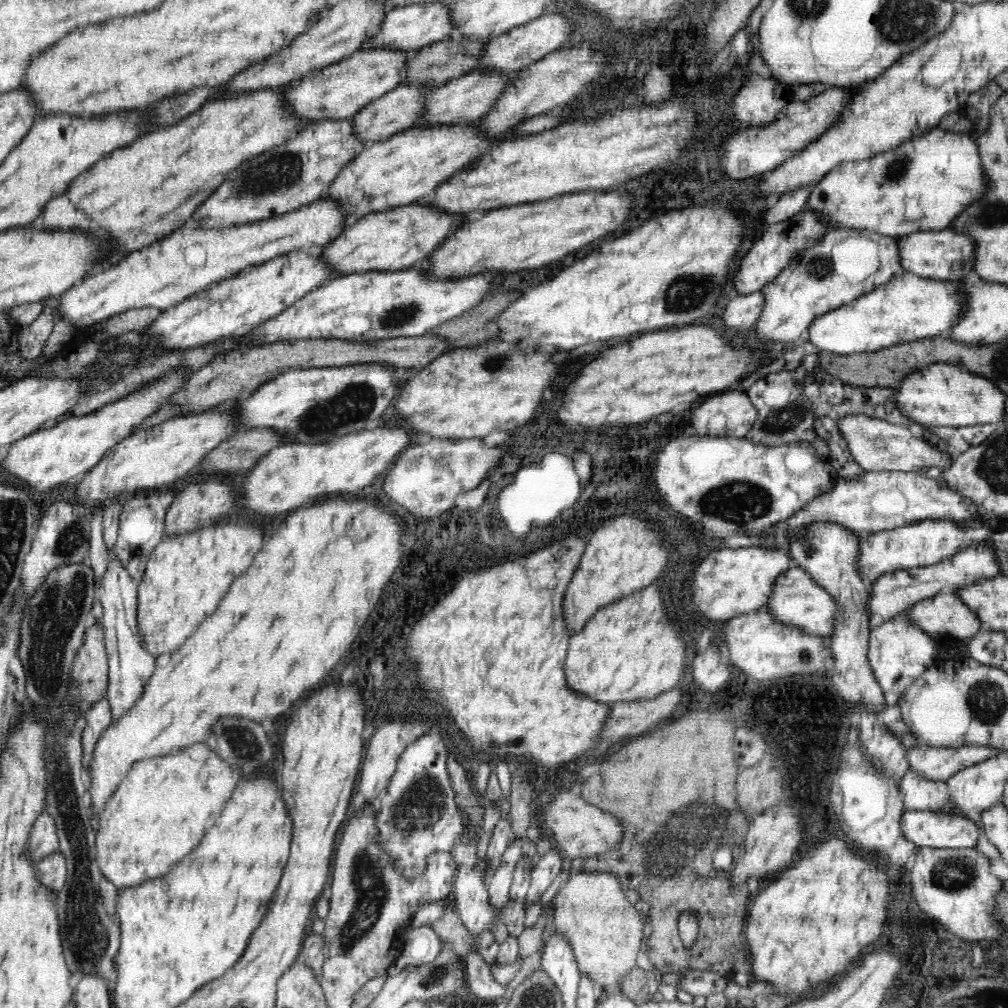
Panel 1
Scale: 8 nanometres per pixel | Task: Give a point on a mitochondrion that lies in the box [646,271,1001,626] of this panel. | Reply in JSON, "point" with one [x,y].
{"point":[741,502]}

